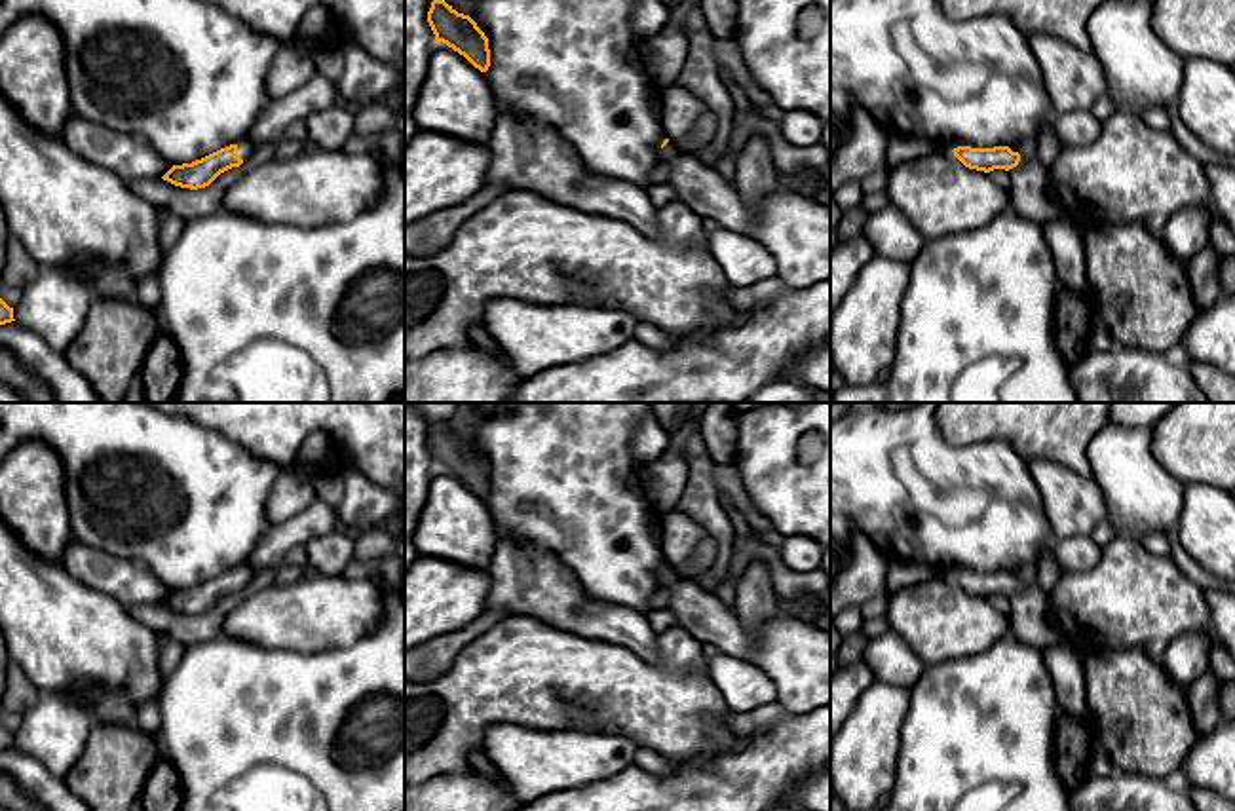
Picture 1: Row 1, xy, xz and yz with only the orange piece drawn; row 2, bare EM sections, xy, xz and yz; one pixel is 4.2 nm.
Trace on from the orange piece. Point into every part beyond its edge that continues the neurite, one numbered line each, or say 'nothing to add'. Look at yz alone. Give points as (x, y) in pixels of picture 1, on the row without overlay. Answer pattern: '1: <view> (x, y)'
1: yz (1032, 620)

